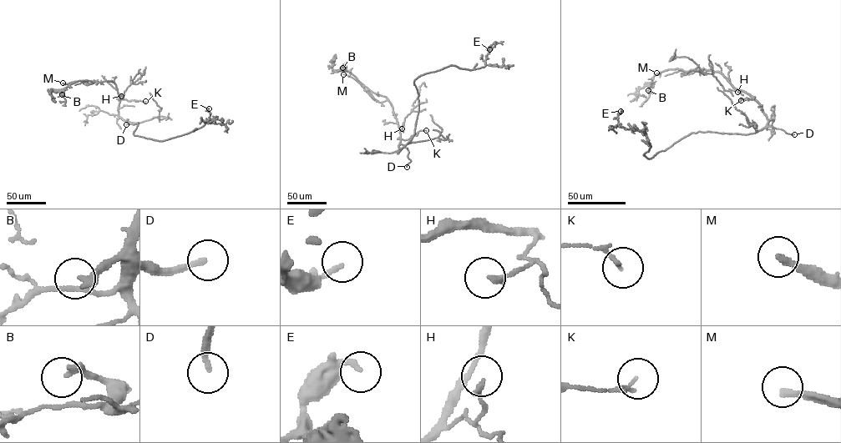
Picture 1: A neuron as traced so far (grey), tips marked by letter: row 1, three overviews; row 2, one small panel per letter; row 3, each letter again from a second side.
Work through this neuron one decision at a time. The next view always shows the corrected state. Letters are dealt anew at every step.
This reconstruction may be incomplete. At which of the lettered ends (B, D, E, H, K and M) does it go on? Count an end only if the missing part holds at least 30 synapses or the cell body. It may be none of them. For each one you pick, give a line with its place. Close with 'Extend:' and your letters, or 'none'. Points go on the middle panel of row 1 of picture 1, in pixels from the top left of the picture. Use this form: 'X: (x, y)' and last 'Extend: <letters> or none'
B: (342, 67)
D: (407, 167)
M: (343, 74)
Extend: B, D, M

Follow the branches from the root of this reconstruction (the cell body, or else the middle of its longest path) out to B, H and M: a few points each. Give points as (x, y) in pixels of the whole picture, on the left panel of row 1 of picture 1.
B: (133, 124), (119, 116), (120, 97), (112, 80), (79, 80), (65, 88), (62, 94)
H: (133, 124), (119, 116), (119, 95), (121, 96)
M: (133, 124), (119, 116), (120, 97), (112, 80), (63, 83)

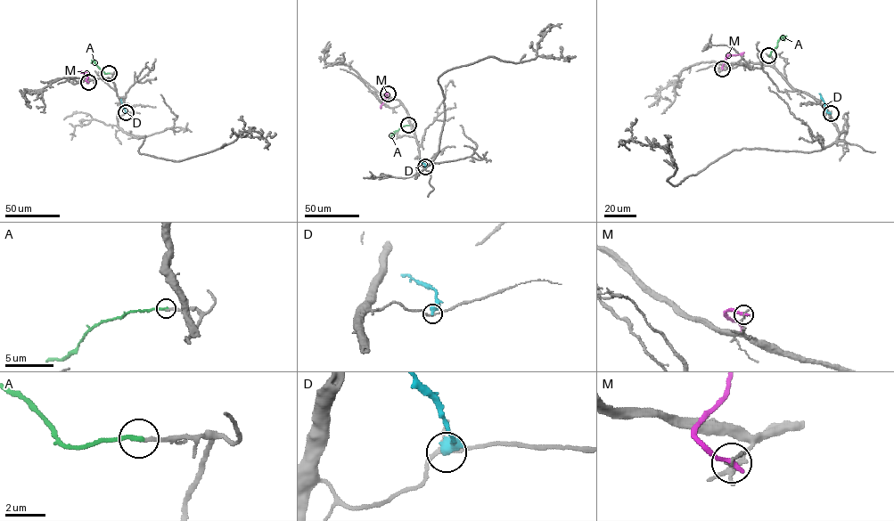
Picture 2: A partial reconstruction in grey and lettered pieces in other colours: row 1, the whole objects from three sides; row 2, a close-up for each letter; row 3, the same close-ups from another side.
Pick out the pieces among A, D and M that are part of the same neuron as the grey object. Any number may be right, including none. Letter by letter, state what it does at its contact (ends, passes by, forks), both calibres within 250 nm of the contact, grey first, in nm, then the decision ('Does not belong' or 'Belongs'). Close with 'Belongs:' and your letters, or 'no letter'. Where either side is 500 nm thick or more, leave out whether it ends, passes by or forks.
A: It ends there. Thickness 180 nm (grey) against 240 nm. Belongs
D: It ends there. Thickness 150 nm (grey) against 460 nm. Does not belong
M: It ends there. Thickness 170 nm (grey) against 240 nm. Does not belong
Belongs: A

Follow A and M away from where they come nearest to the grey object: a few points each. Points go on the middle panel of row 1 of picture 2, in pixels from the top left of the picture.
A: (408, 125), (401, 126), (390, 135)
M: (387, 93), (381, 109)

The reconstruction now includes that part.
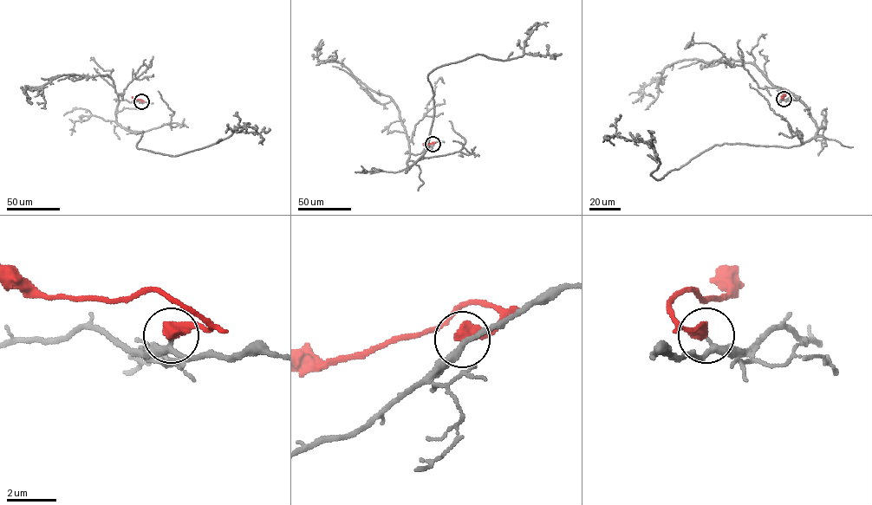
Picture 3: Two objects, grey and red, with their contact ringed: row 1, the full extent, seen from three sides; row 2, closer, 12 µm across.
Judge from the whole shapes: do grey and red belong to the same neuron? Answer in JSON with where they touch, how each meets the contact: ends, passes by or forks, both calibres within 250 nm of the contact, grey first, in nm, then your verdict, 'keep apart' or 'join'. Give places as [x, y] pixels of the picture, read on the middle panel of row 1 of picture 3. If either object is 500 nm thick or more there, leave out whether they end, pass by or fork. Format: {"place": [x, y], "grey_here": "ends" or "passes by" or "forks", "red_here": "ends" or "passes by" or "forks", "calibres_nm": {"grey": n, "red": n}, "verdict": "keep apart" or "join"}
{"place": [432, 144], "calibres_nm": {"grey": 200, "red": 500}, "verdict": "keep apart"}

